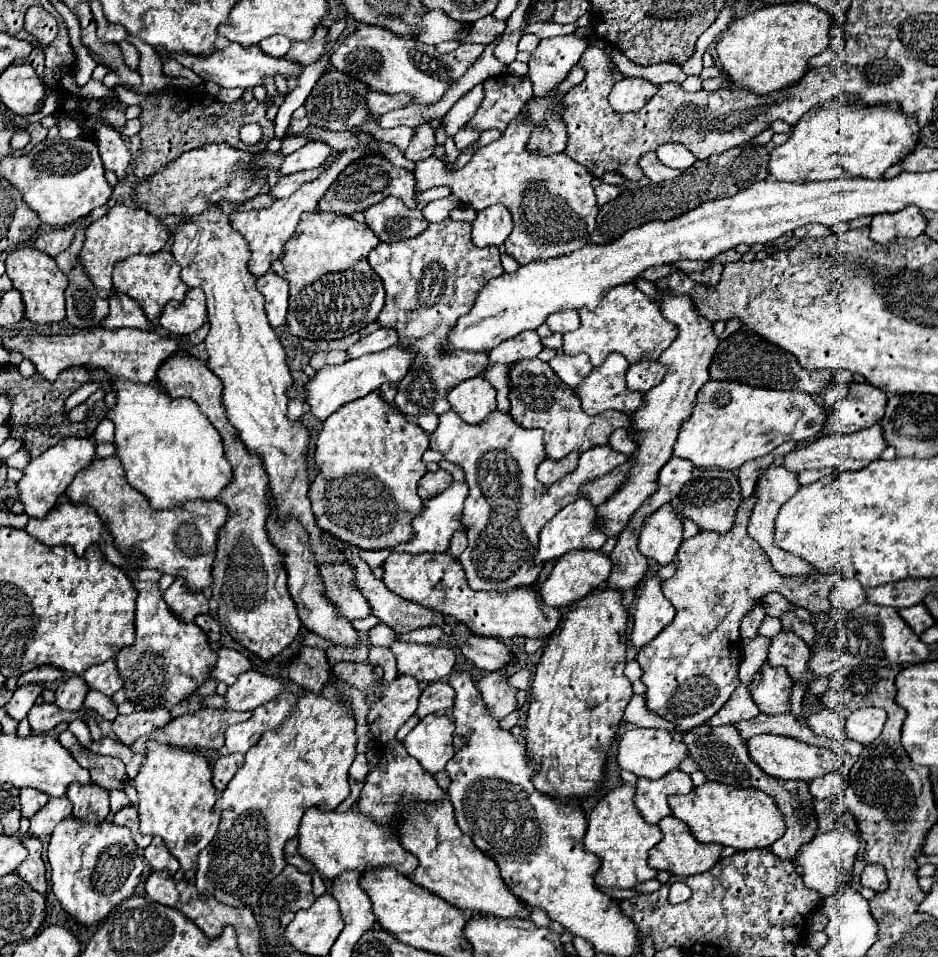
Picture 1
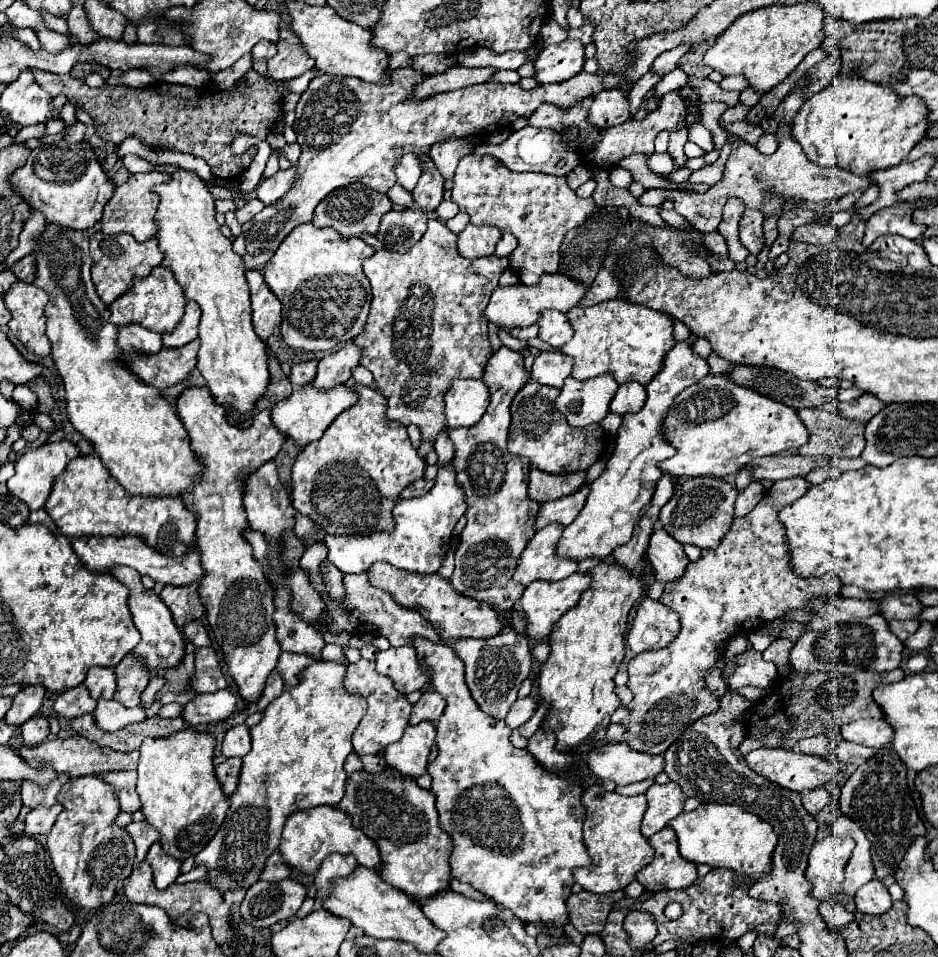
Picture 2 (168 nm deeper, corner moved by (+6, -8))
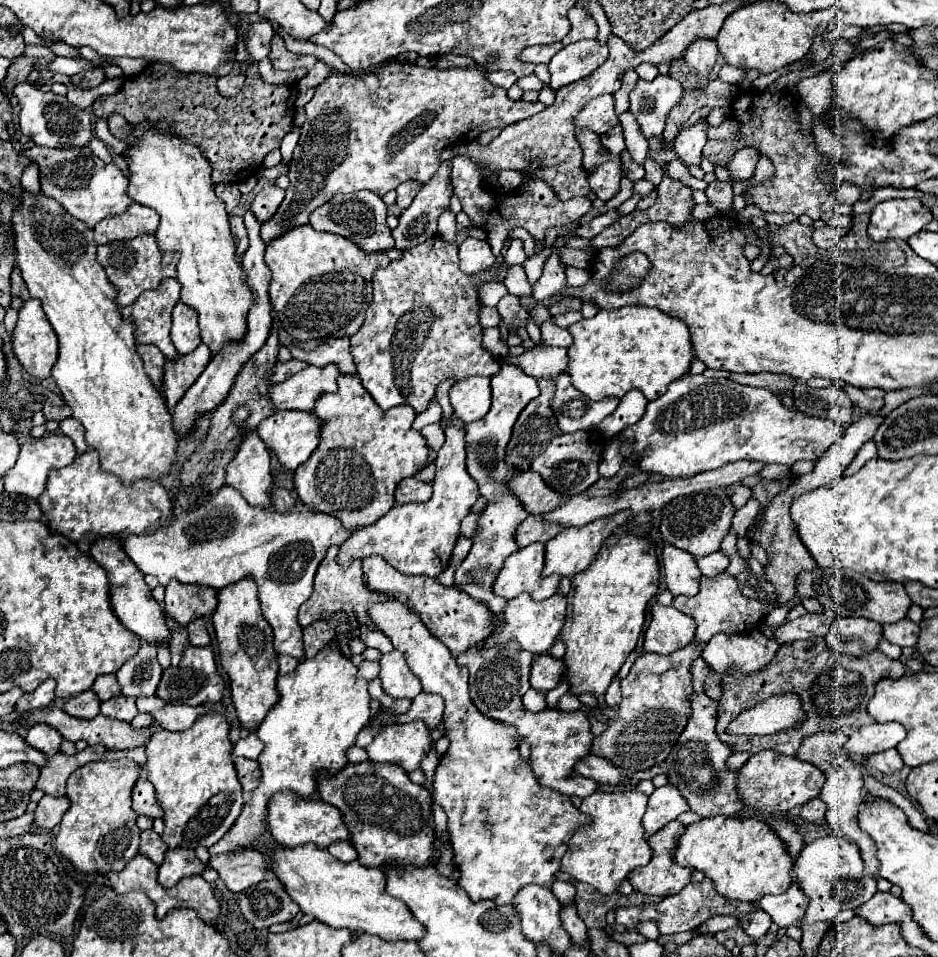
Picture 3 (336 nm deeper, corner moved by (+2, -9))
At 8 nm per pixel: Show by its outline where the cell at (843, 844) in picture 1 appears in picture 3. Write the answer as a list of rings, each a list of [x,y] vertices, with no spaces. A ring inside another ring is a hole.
[[[835,834],[817,838],[805,844],[791,872],[799,888],[803,890],[803,894],[809,898],[803,924],[831,922],[837,916],[837,912],[843,910],[845,902],[847,902],[847,908],[855,910],[857,906],[873,898],[873,894],[877,892],[877,884],[861,884],[861,878],[865,876],[865,872],[863,872],[863,858],[859,854],[857,844]]]

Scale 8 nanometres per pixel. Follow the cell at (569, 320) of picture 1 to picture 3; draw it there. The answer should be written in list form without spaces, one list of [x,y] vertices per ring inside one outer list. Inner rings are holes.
[[[547,320],[541,326],[541,336],[543,336],[543,344],[547,346],[561,346],[561,348],[569,348],[573,344],[573,338],[567,330],[555,326],[551,320]]]

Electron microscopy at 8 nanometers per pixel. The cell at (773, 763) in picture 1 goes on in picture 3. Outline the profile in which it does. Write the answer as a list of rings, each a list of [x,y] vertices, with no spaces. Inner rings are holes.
[[[763,750],[759,754],[753,754],[737,772],[735,788],[739,790],[739,800],[747,808],[753,808],[759,814],[785,814],[817,798],[823,782],[825,776],[813,764],[801,762],[795,756],[783,756],[775,750]]]

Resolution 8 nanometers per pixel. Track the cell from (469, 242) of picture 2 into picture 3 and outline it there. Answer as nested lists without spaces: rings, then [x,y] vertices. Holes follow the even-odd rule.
[[[467,238],[459,246],[459,266],[465,274],[473,276],[479,274],[495,264],[495,256],[489,248],[487,240],[477,240],[477,238]]]

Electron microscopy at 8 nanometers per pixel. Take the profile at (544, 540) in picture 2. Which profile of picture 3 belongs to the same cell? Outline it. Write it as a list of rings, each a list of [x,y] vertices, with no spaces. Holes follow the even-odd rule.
[[[541,542],[529,544],[527,548],[521,548],[511,554],[497,574],[497,582],[493,584],[495,594],[509,600],[527,592],[537,602],[553,596],[561,578],[555,574],[549,578],[541,578],[543,560],[545,548]]]

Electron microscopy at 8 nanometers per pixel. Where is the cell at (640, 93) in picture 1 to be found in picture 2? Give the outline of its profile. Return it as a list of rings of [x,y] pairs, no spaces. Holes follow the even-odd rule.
[[[609,89],[595,95],[589,109],[589,121],[597,127],[613,127],[631,119],[629,97],[621,89]]]

